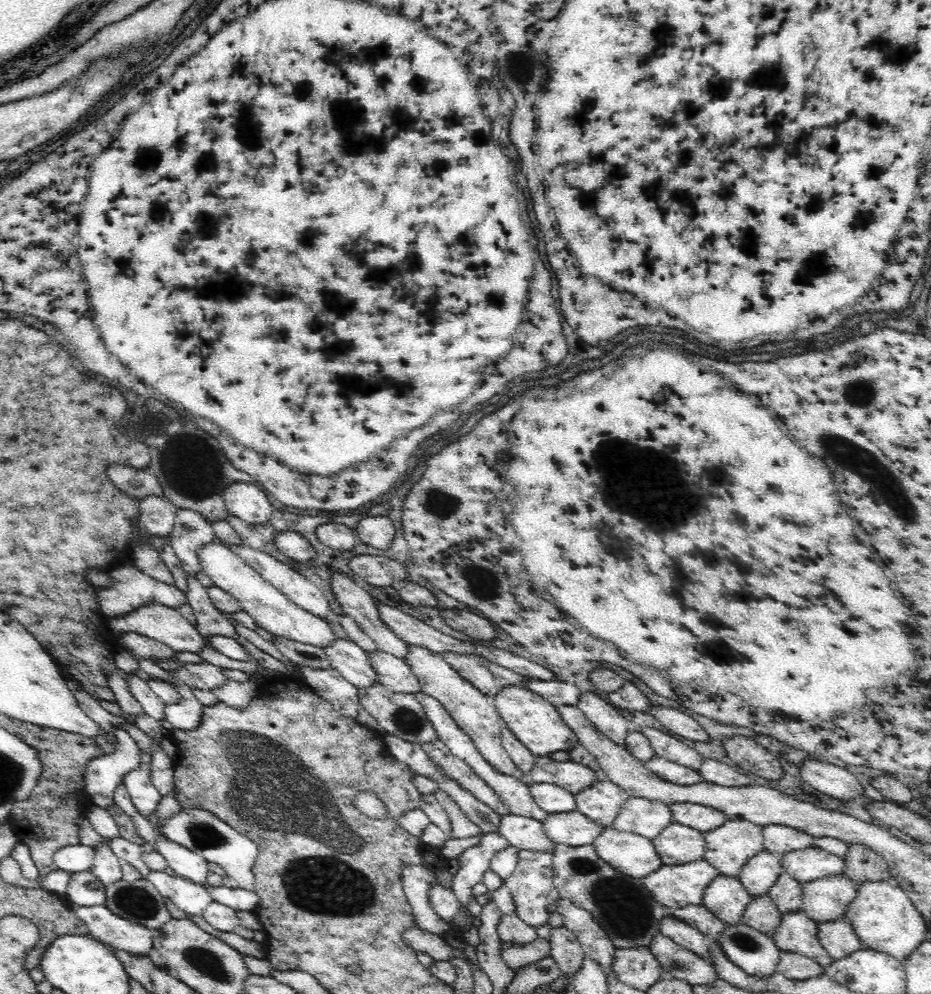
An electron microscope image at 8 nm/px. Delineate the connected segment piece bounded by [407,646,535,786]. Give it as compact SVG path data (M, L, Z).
M420 646L409 648L407 663L412 672L417 676L421 690L433 696L442 703L442 706L451 714L454 722L470 736L476 748L491 764L496 771L515 776L526 786L532 786L535 781L526 775L520 774L518 767L514 765L512 759L506 753L501 741L501 720L491 698L480 692L472 683L462 678L445 660L441 654L432 652Z

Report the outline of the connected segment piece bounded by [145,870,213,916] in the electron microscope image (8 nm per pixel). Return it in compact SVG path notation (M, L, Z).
M149 870L145 878L160 891L163 897L168 897L186 914L201 915L213 901L202 885L184 877L171 877L165 871Z

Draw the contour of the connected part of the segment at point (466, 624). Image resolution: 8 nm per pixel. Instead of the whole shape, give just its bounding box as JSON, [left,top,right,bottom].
[439,608,496,643]

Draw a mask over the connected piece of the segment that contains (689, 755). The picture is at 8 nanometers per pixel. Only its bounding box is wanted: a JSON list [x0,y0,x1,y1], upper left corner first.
[637,728,703,771]

